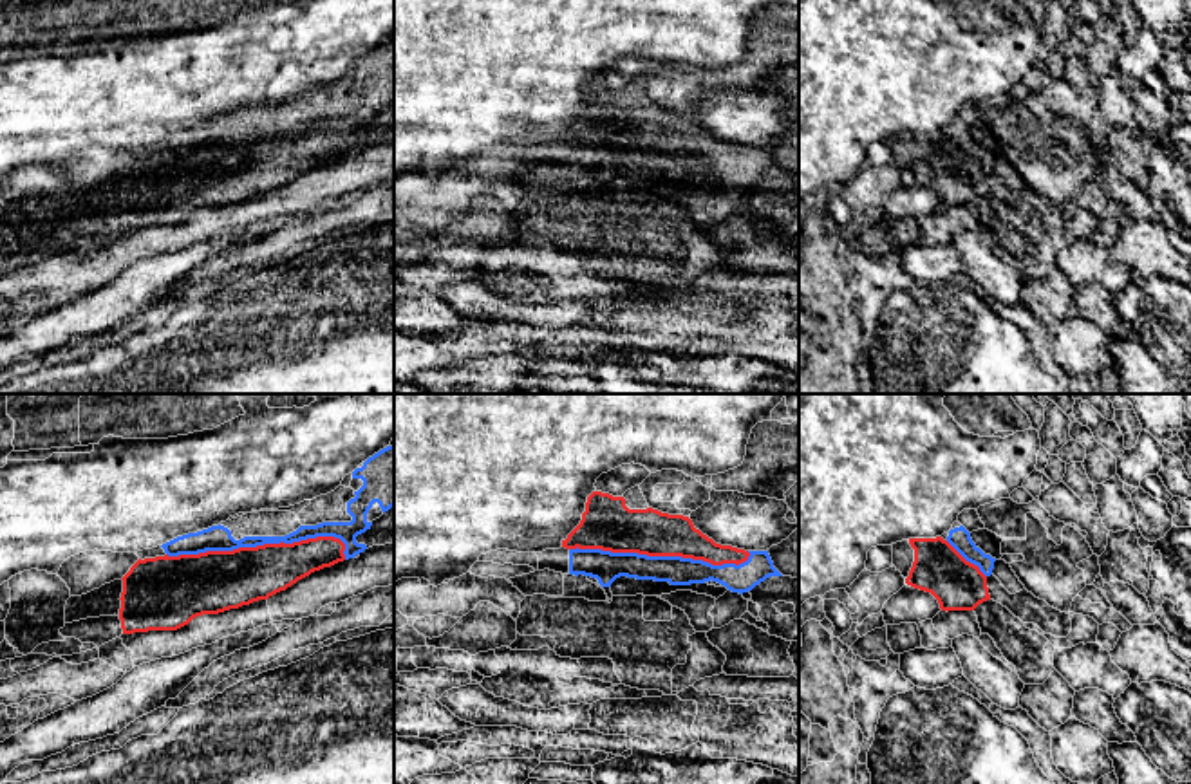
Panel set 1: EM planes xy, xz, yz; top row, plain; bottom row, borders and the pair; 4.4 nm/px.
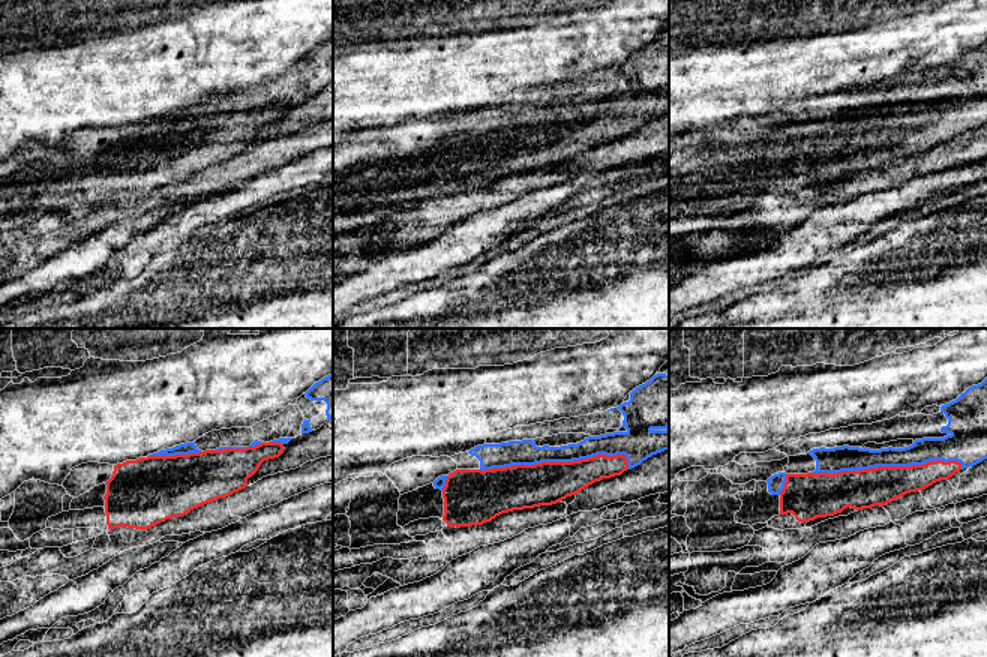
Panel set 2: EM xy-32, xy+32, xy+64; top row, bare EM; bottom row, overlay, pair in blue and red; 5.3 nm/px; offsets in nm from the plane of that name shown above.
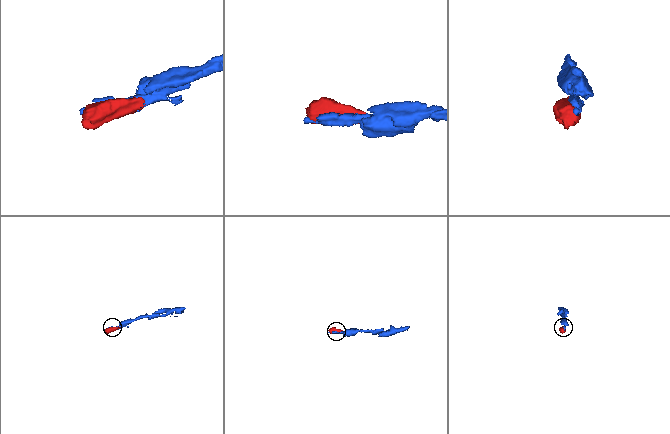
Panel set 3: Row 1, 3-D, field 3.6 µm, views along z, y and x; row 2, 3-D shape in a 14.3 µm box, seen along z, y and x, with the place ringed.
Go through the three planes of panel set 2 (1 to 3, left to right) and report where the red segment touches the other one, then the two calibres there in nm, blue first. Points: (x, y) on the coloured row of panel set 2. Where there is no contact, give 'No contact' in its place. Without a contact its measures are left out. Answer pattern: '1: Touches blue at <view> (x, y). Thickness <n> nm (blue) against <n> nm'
1: Touches blue at xy-32 (174, 455). Thickness 60 nm (blue) against 360 nm
2: Touches blue at xy+32 (555, 461). Thickness 140 nm (blue) against 240 nm
3: Touches blue at xy+64 (885, 465). Thickness 130 nm (blue) against 200 nm

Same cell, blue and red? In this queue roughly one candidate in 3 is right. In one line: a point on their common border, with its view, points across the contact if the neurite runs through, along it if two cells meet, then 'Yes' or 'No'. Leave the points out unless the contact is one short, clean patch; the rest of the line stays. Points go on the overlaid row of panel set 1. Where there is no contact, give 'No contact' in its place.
Touches blue at xy (255, 546). Yes

